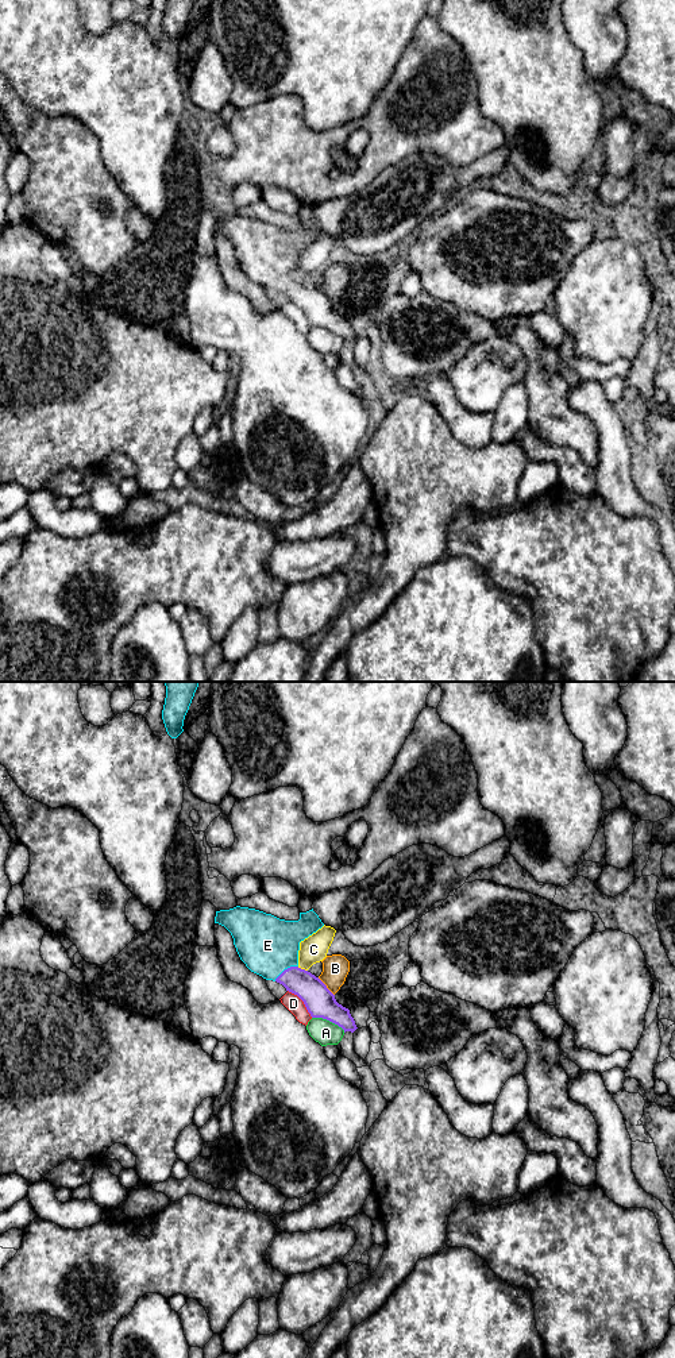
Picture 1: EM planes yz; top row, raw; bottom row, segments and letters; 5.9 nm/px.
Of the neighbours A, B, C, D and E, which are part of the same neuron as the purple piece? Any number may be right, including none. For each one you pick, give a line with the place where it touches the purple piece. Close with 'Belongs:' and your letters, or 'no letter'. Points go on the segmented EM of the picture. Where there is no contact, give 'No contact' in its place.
E: Touches purple at yz (285, 969)
Belongs: E

